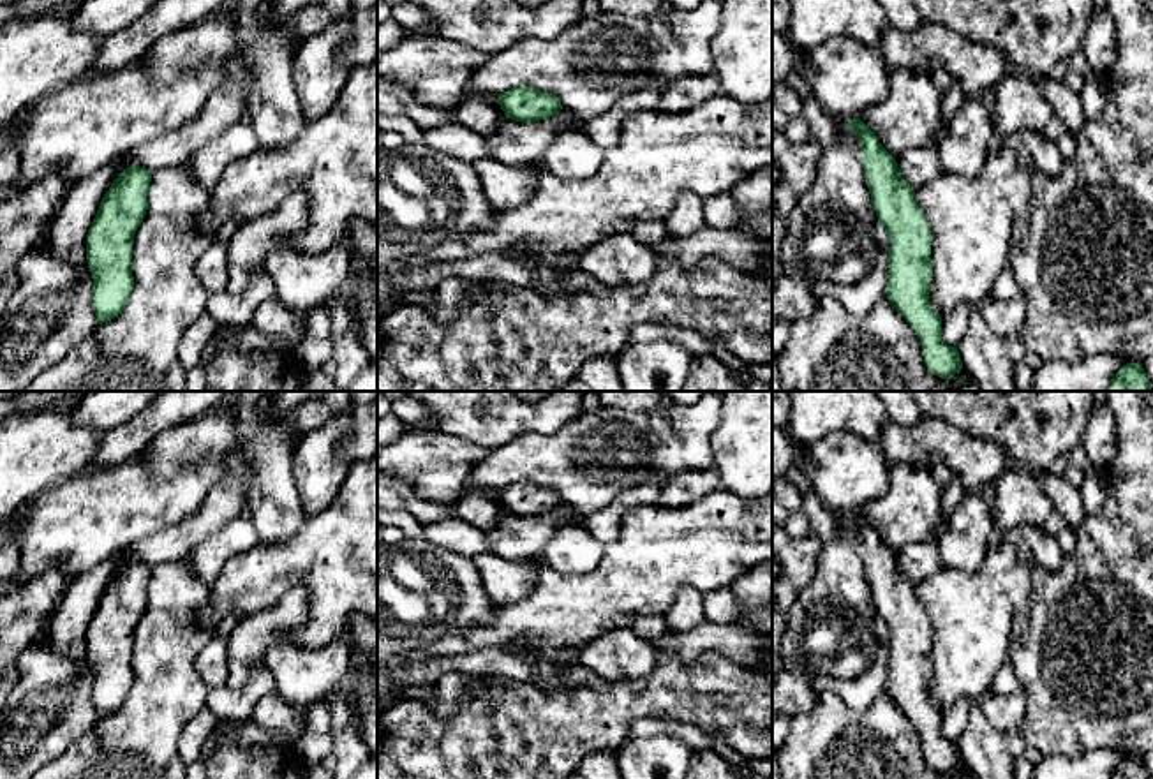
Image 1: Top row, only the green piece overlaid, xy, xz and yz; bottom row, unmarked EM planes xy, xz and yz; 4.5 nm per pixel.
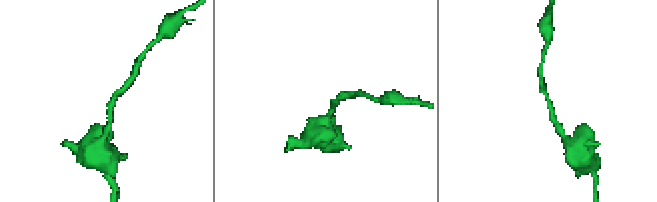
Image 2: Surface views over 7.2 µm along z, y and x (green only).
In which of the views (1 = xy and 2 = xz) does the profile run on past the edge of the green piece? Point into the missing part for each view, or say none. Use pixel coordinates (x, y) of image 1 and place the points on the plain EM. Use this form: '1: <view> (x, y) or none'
1: none
2: none

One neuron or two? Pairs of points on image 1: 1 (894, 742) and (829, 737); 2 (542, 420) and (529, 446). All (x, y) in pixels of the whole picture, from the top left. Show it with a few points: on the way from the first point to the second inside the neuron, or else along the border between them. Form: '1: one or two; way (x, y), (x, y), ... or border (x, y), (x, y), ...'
1: one; way (878, 742), (845, 742)
2: two; border (575, 416), (554, 432), (524, 432), (498, 448)

